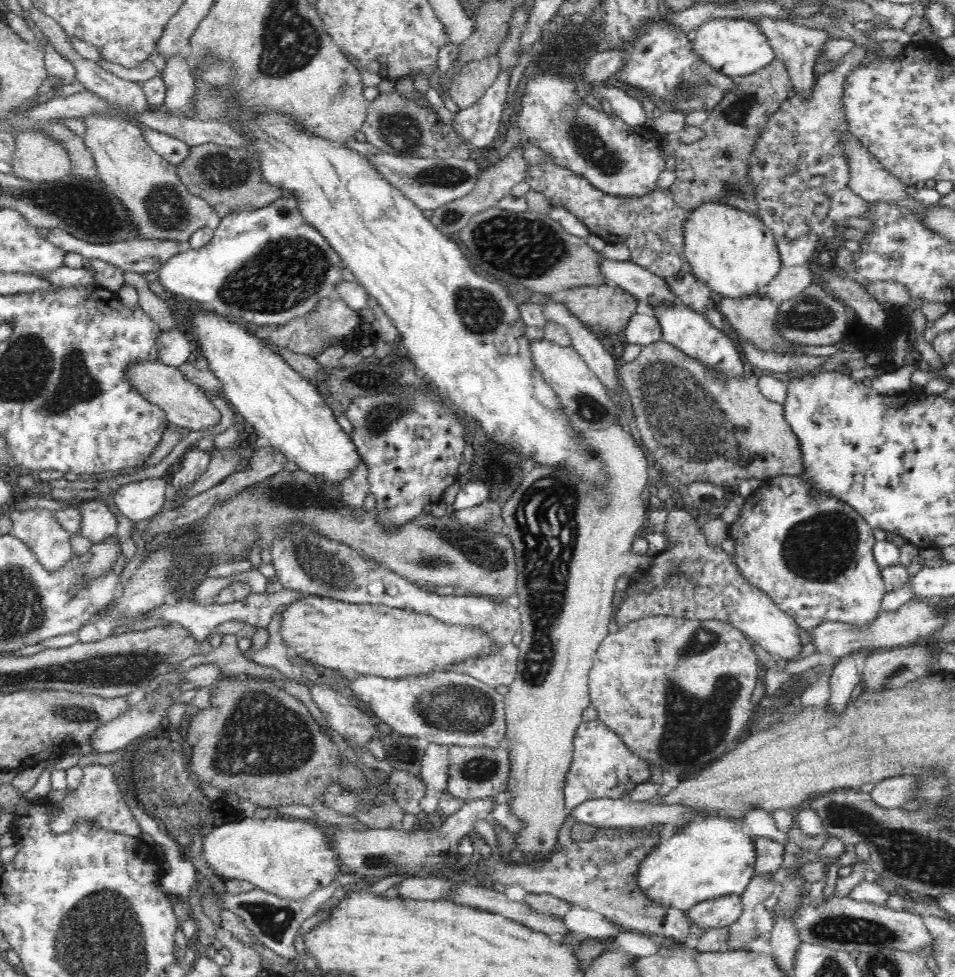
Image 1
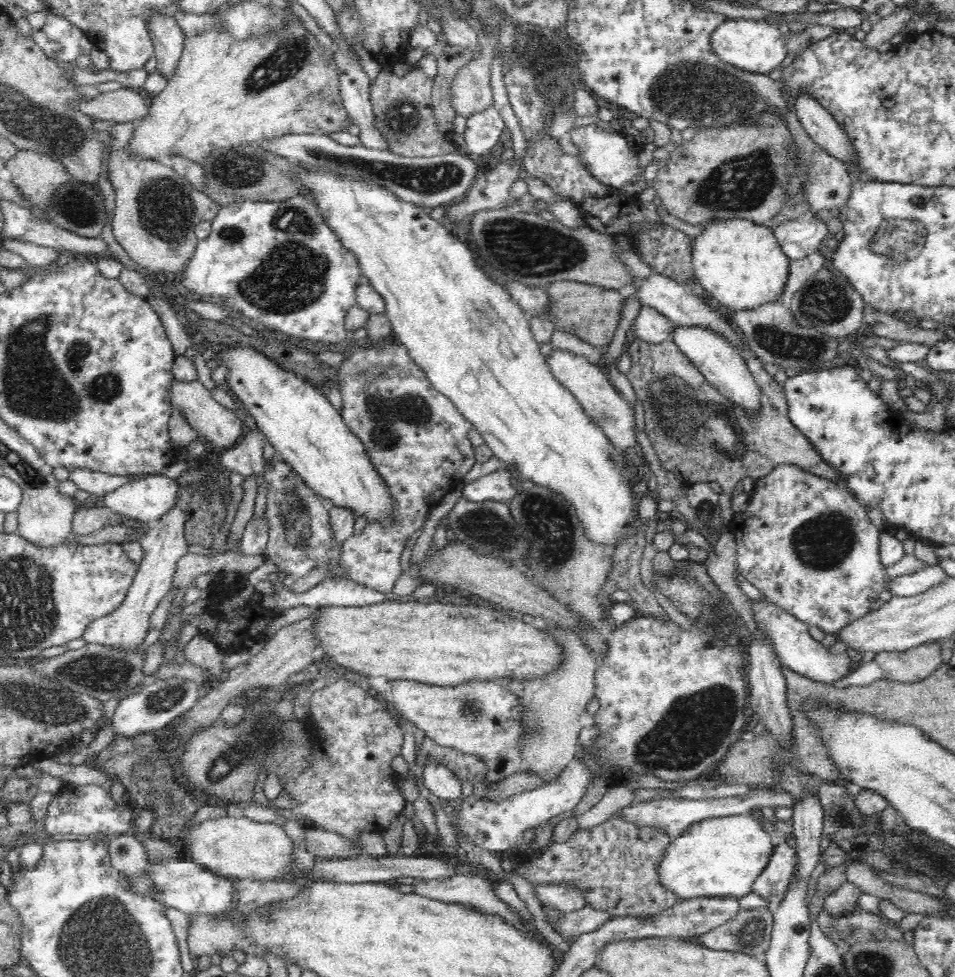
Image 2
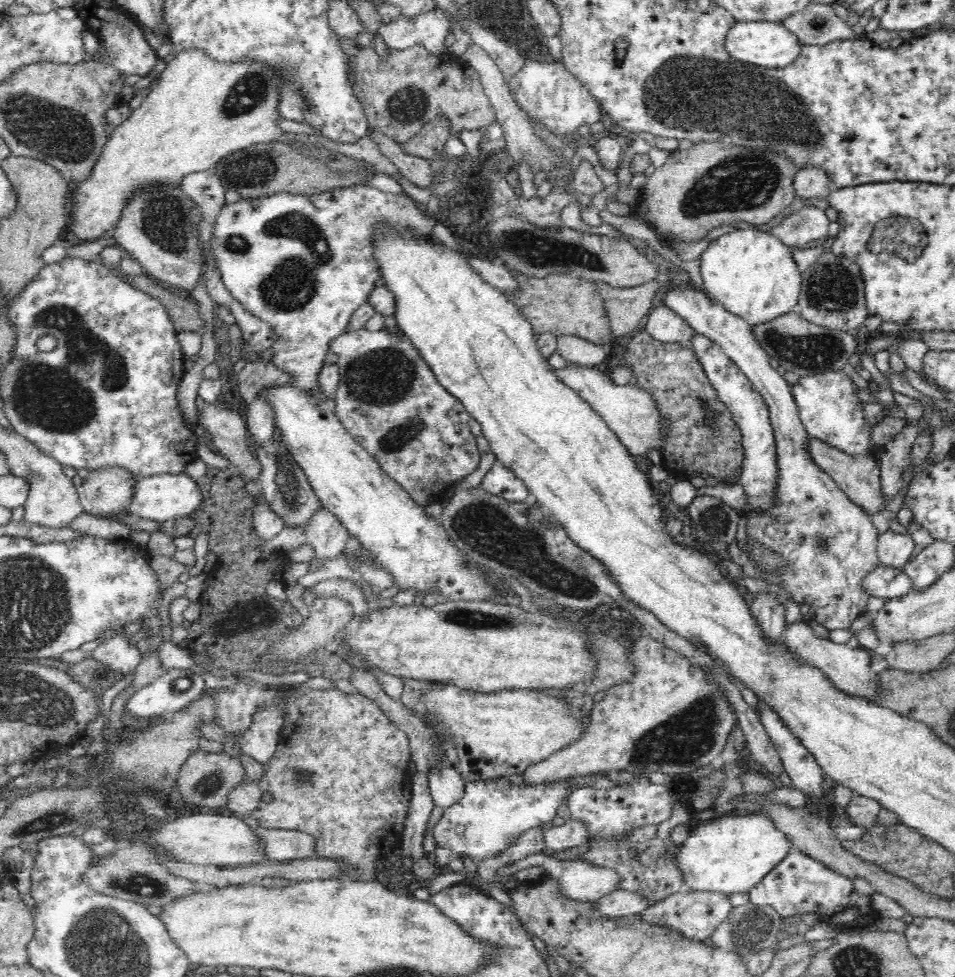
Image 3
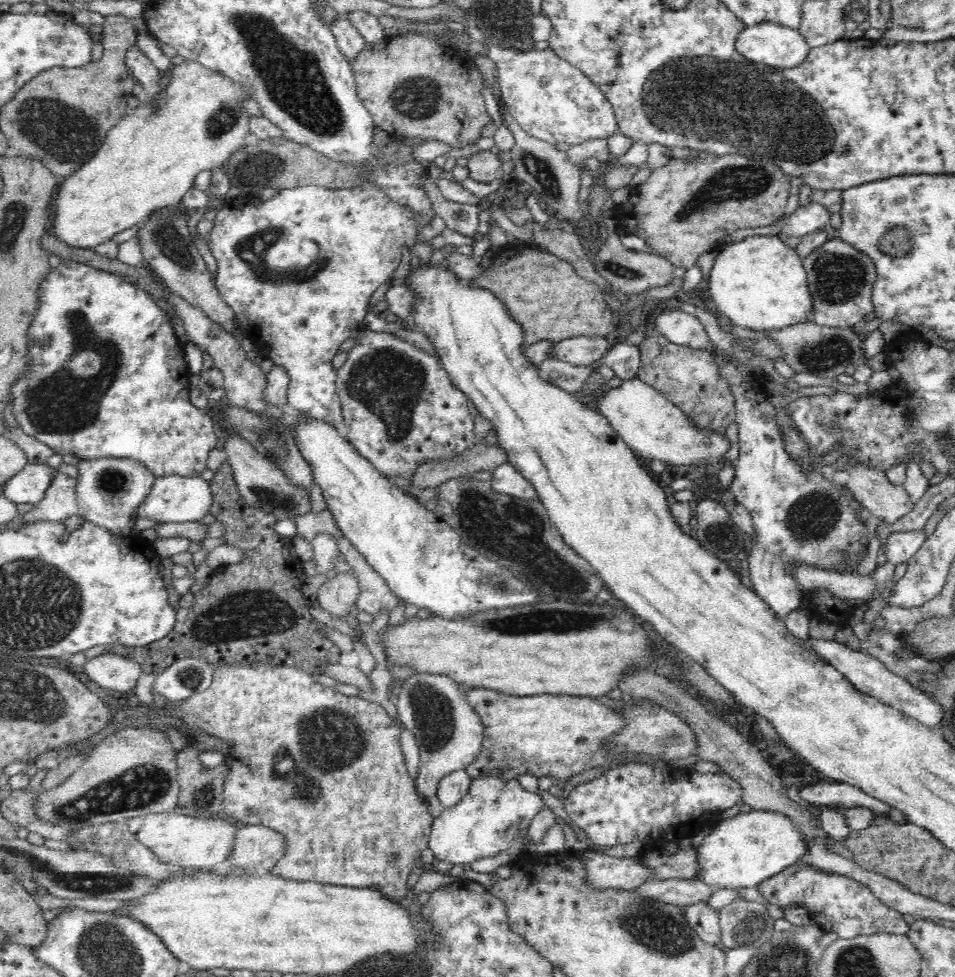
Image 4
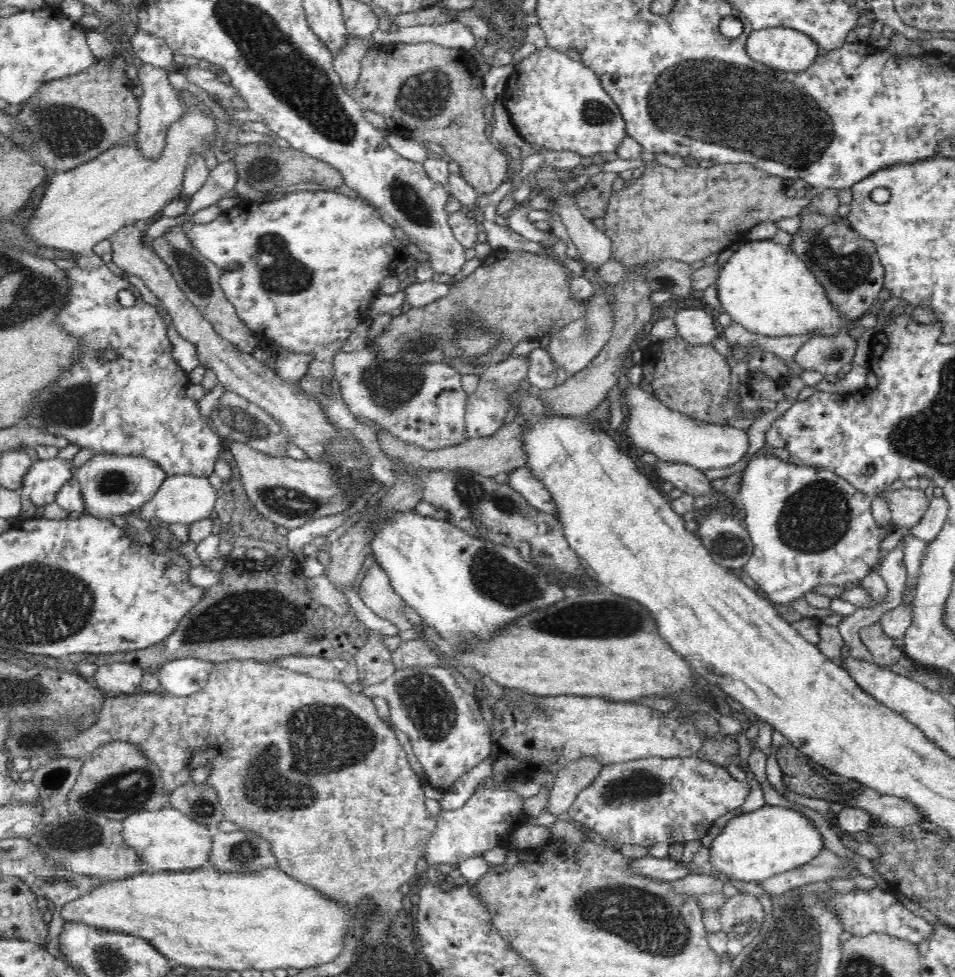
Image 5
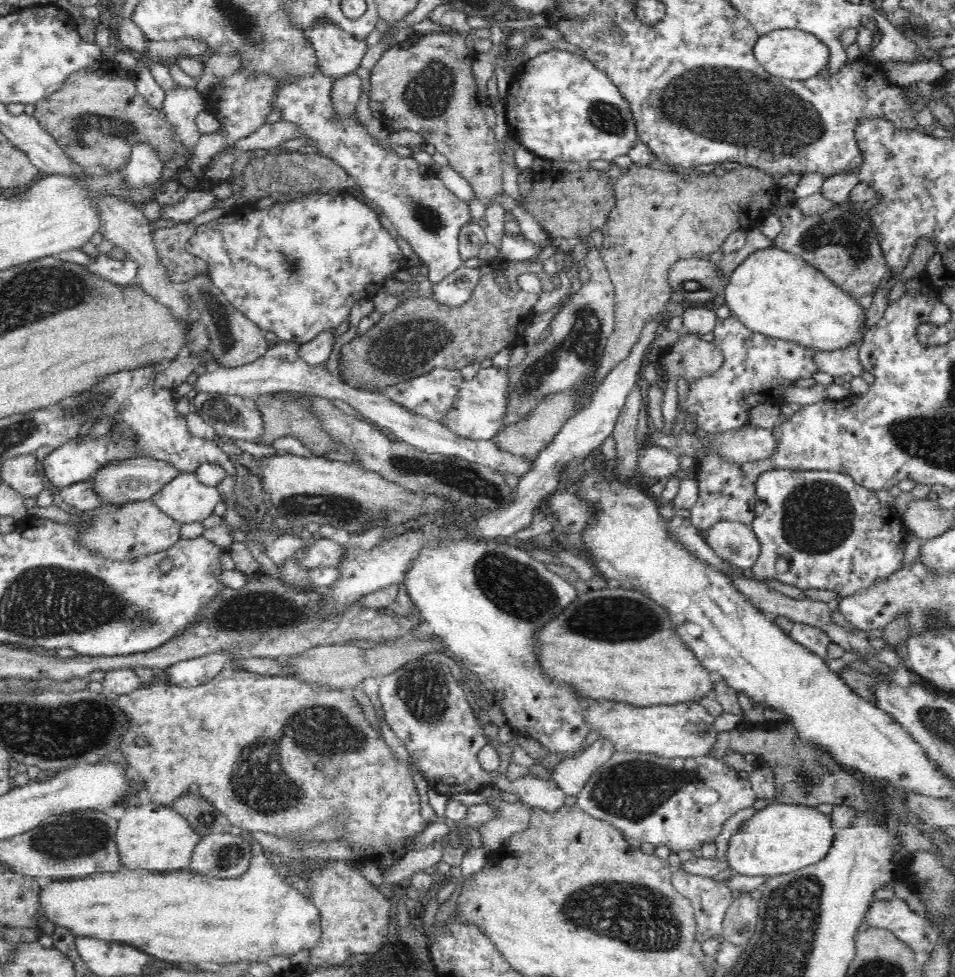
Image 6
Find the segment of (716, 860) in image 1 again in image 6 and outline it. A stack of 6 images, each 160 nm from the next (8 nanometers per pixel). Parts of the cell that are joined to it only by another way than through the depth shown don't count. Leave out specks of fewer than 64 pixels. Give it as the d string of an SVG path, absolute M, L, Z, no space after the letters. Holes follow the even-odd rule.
M775 802L742 823L730 838L725 858L735 874L770 877L788 874L820 862L828 854L836 831L831 817L817 807Z

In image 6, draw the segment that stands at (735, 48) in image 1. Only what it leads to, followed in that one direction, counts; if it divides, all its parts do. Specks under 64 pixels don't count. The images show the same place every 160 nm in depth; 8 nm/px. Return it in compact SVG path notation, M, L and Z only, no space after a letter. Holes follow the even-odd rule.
M798 29L776 30L765 36L759 36L754 55L762 69L770 76L792 81L806 81L825 73L831 56L829 46L825 42Z

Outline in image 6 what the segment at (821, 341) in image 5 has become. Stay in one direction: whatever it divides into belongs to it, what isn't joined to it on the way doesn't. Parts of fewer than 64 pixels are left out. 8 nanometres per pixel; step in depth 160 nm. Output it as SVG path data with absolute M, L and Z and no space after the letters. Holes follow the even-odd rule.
M854 345L832 352L814 351L814 361L822 372L828 372L832 376L850 374L854 378L860 378L865 371L859 359L859 348Z

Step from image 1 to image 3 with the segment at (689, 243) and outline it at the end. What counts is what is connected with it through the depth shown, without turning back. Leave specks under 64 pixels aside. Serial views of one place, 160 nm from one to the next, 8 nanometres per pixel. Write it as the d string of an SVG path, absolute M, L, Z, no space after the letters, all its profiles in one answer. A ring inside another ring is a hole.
M751 226L724 234L713 240L699 256L704 292L710 300L722 304L728 312L744 319L751 326L776 320L797 310L799 306L803 272L798 269L793 251L774 235L757 231Z

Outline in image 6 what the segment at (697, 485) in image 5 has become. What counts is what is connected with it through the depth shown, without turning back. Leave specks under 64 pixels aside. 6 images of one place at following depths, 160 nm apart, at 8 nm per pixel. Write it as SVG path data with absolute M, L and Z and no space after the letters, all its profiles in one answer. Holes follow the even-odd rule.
M658 445L643 447L637 454L637 469L650 478L672 478L679 470L677 455L670 449Z

